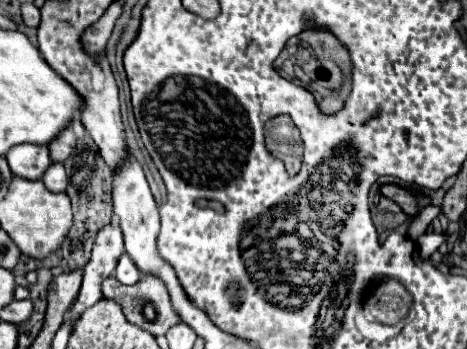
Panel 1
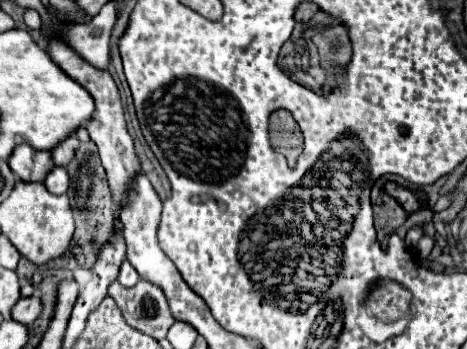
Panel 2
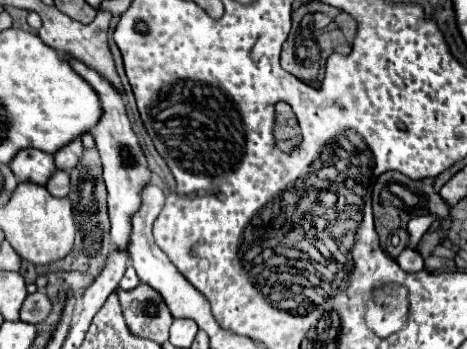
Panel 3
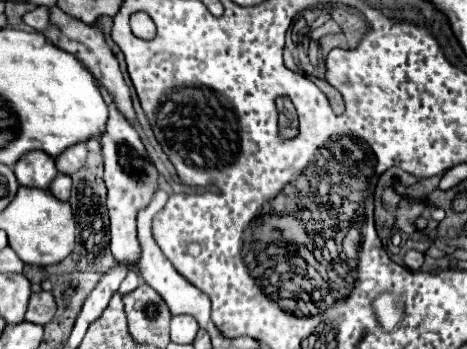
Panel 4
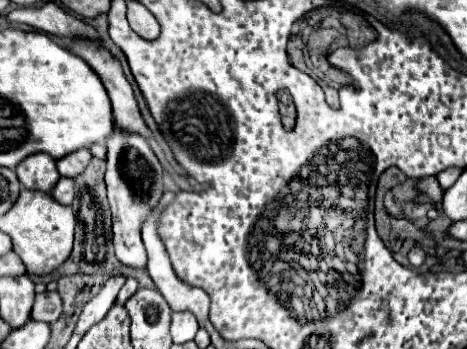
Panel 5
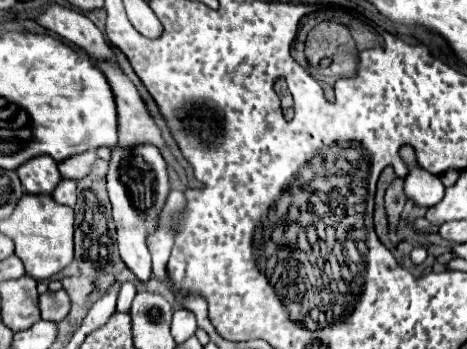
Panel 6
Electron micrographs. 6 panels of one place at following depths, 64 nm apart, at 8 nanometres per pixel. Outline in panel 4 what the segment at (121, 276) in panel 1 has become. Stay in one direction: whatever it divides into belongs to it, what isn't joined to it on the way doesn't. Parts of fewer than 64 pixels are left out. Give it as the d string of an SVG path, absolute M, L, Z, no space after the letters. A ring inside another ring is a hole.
M128 272L128 276L126 276L126 280L122 282L122 286L120 286L120 296L124 296L124 294L130 294L132 290L136 290L140 286L140 280L138 280L138 276L136 276L136 272Z

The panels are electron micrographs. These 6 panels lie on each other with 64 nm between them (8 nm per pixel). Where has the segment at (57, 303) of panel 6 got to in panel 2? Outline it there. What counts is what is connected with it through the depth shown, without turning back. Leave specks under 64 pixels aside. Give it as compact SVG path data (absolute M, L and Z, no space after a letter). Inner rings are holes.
M28 296L28 298L22 298L20 304L16 304L16 308L12 308L12 318L16 322L22 322L22 324L32 324L36 322L36 318L40 318L42 314L42 300L38 296Z

